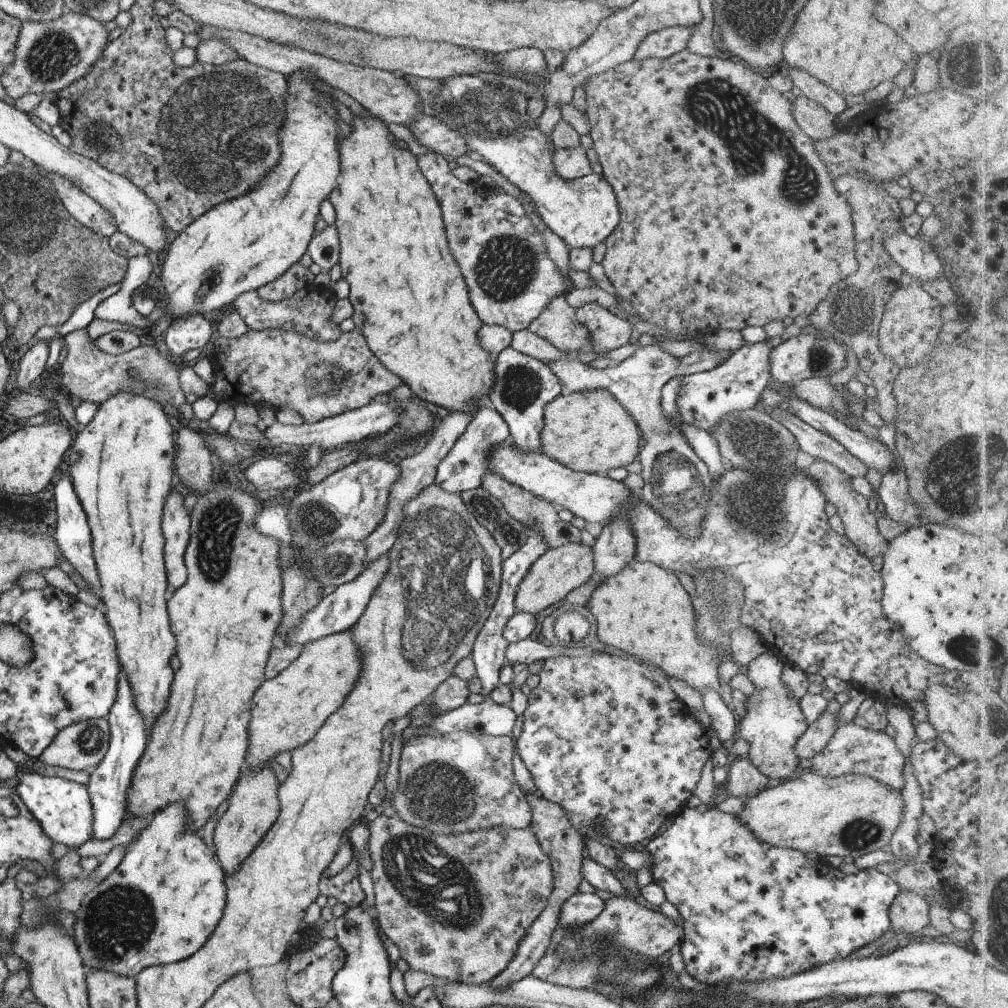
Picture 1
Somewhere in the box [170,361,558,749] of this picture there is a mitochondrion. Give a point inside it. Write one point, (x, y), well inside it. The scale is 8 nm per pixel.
(431, 631)

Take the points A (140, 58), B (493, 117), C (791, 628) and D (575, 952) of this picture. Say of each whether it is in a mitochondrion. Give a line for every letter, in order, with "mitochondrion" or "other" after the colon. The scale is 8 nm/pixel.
A: other
B: mitochondrion
C: other
D: mitochondrion

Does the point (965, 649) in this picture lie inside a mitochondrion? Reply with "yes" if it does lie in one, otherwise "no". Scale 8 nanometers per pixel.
yes

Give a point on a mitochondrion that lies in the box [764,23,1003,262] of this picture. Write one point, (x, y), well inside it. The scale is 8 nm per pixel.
(961, 64)

